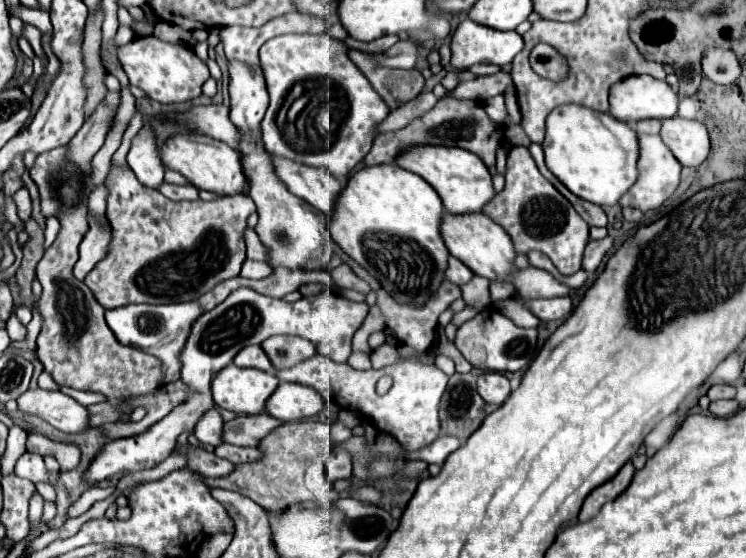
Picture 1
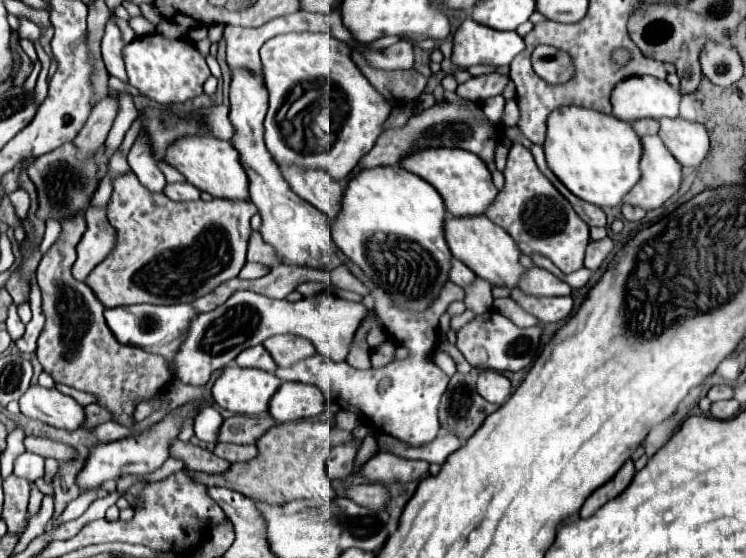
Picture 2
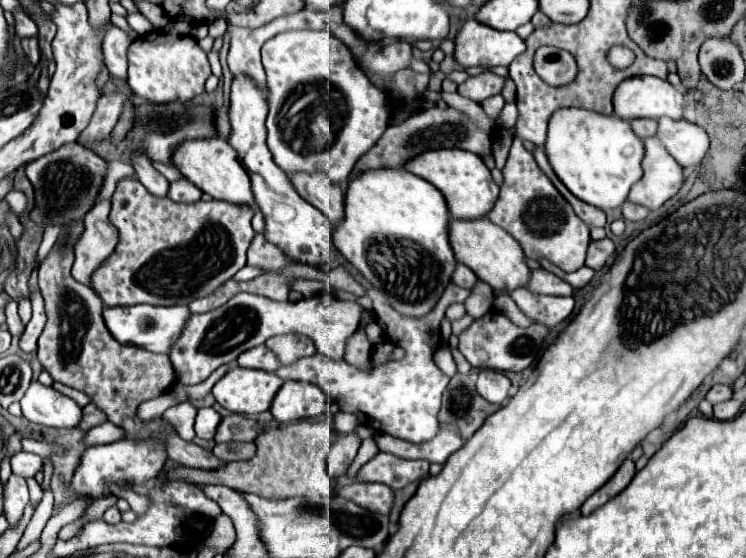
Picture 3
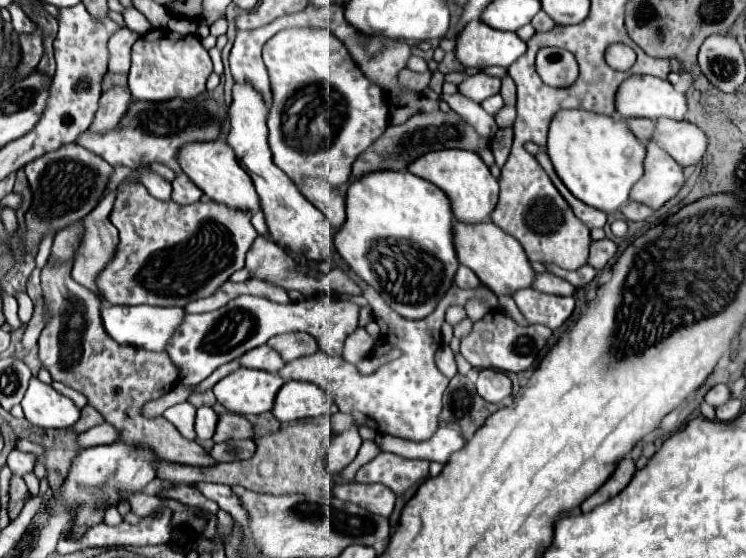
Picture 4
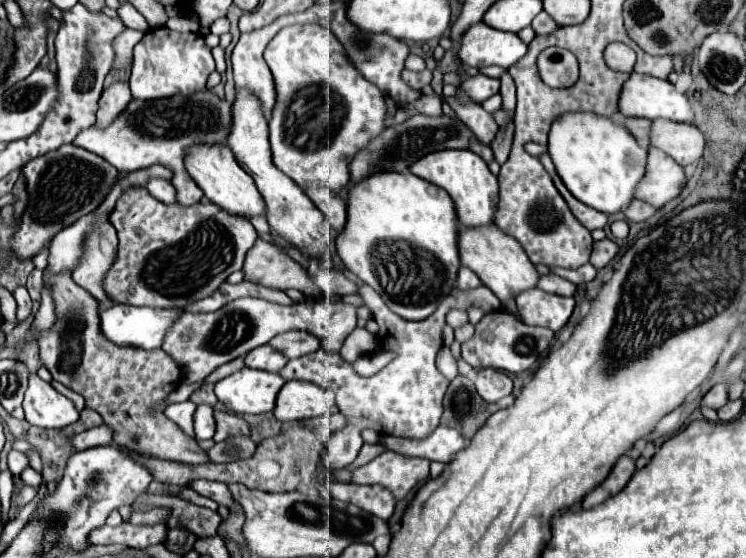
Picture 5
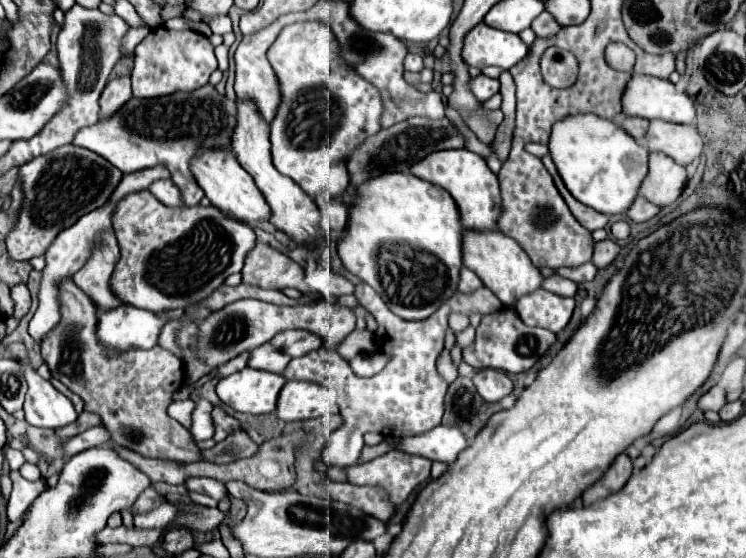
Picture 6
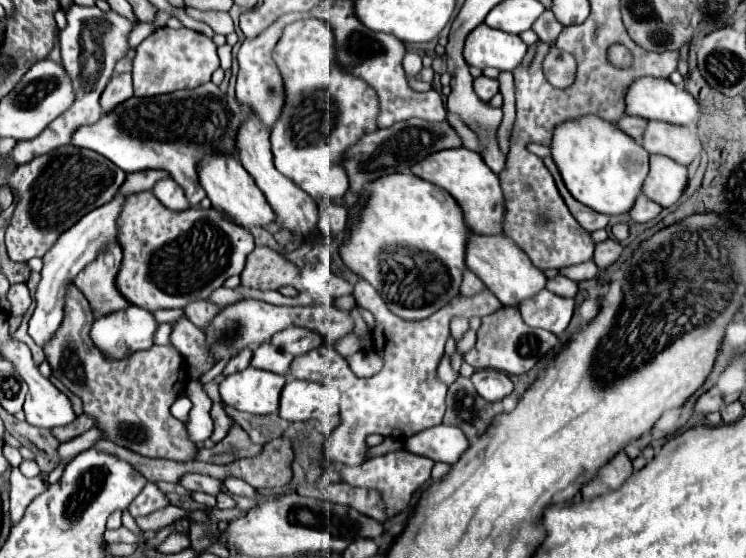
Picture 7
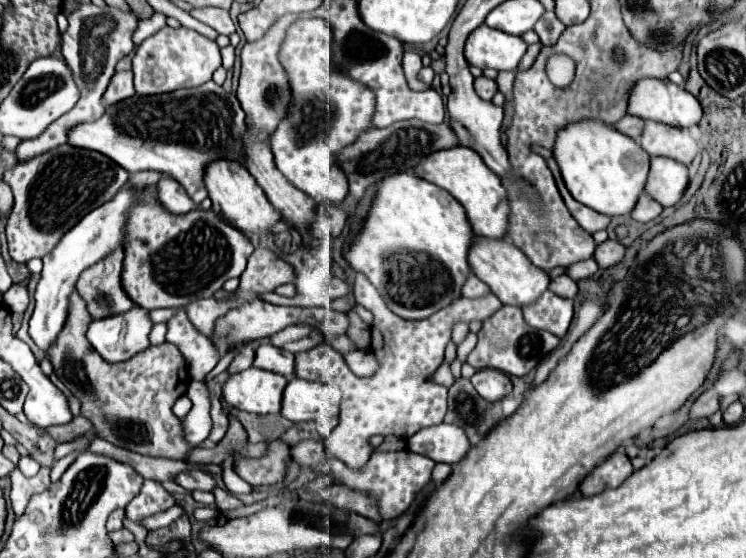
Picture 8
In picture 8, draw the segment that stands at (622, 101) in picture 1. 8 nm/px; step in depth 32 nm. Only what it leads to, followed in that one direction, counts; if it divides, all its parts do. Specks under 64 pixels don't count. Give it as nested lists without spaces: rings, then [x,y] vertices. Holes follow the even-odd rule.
[[[640,80],[636,88],[628,96],[628,114],[644,118],[644,120],[654,120],[654,122],[664,122],[668,126],[680,126],[680,128],[692,128],[700,122],[702,118],[702,106],[700,102],[686,92],[684,88],[672,84],[670,80]]]

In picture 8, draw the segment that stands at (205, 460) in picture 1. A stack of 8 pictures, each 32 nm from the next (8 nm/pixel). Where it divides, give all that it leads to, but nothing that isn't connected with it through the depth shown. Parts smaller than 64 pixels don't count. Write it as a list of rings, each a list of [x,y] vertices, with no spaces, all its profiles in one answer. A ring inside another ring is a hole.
[[[72,292],[68,320],[64,322],[56,344],[52,344],[46,354],[54,366],[54,374],[76,398],[82,400],[82,414],[92,420],[92,430],[100,438],[144,456],[188,460],[194,446],[186,442],[182,422],[172,414],[174,402],[186,394],[190,384],[186,360],[180,350],[166,342],[150,346],[120,364],[108,364],[88,344],[86,330],[90,322],[92,316],[88,314],[84,298],[78,292]]]

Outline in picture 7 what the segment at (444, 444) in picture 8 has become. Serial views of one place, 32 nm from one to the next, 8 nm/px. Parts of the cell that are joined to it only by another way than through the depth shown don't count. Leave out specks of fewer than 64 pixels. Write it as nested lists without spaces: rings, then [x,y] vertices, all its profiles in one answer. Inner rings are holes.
[[[440,424],[440,426],[428,428],[426,432],[420,432],[416,436],[404,438],[402,448],[406,452],[426,456],[434,462],[454,464],[460,458],[460,454],[468,448],[468,440],[466,440],[464,432],[460,432],[460,428]]]

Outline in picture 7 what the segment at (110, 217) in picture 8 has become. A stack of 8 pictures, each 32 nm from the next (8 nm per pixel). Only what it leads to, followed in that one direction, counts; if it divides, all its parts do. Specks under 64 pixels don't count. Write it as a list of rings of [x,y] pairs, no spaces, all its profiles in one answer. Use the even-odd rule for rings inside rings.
[[[116,196],[112,202],[82,216],[72,228],[68,228],[68,232],[62,232],[60,240],[56,240],[56,244],[44,254],[42,280],[40,280],[38,292],[36,292],[36,310],[30,318],[30,328],[28,328],[28,334],[32,336],[32,340],[38,346],[44,346],[44,342],[48,342],[52,338],[52,334],[58,330],[58,326],[64,318],[66,286],[72,284],[72,280],[76,278],[80,268],[90,264],[100,252],[104,252],[108,248],[108,244],[112,240],[116,240],[116,234],[118,234],[116,218],[120,214],[124,200],[126,200],[126,196]]]

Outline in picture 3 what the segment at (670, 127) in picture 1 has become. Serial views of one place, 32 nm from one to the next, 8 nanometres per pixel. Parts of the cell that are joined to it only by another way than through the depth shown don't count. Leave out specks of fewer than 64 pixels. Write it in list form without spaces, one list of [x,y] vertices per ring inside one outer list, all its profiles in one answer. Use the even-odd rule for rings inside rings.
[[[660,118],[656,136],[682,166],[698,166],[708,152],[708,134],[688,120]]]

